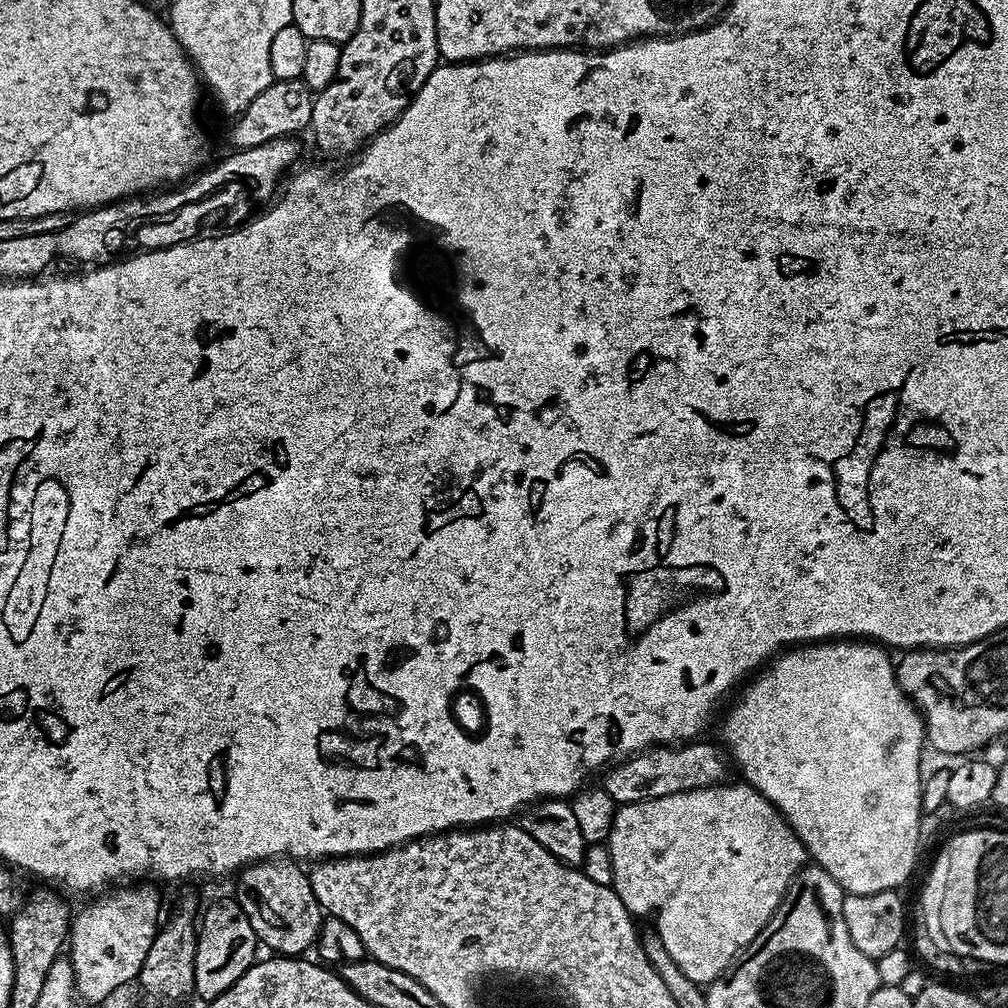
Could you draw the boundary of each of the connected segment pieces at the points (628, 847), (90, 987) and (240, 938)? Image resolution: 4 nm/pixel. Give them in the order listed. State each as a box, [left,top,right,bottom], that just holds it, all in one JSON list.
[[606,782,810,986],[70,882,162,1005],[195,897,259,1003]]

